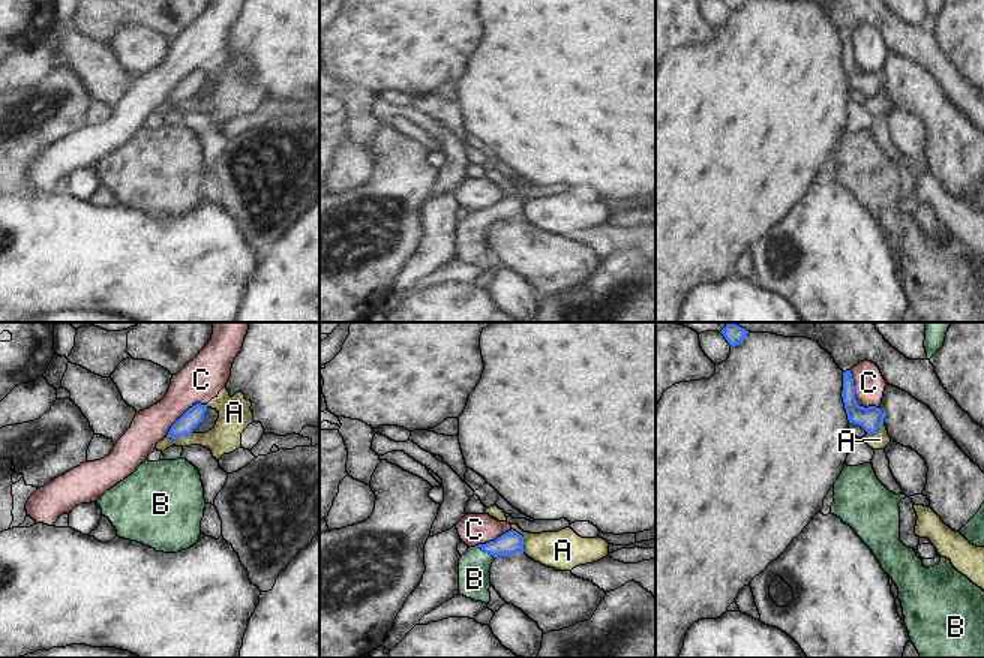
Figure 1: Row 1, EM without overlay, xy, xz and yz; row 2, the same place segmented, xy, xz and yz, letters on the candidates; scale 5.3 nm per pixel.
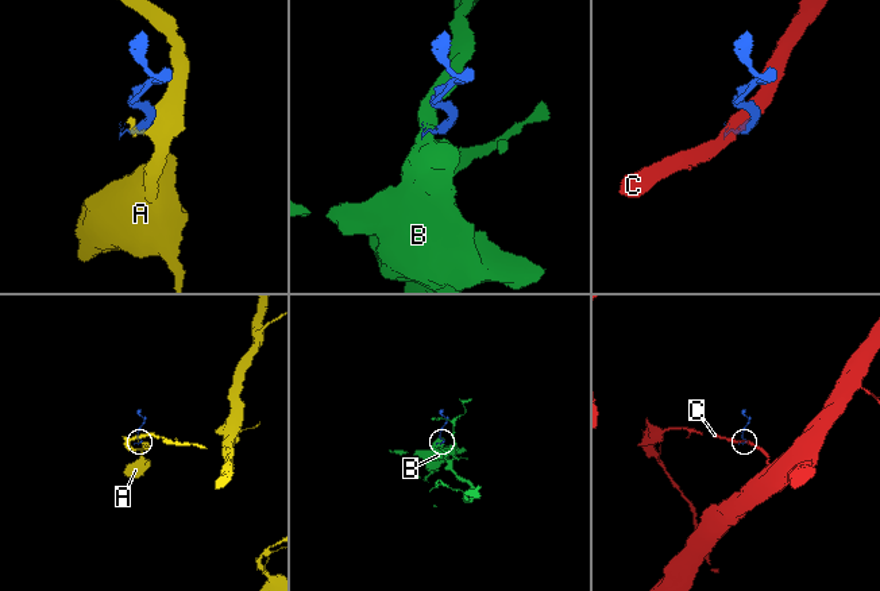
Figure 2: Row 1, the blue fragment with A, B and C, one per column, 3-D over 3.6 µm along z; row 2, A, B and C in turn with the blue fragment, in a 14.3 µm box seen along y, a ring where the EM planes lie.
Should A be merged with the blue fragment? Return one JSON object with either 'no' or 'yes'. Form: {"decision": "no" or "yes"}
{"decision": "no"}

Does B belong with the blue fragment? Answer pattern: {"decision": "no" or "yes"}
{"decision": "yes"}

